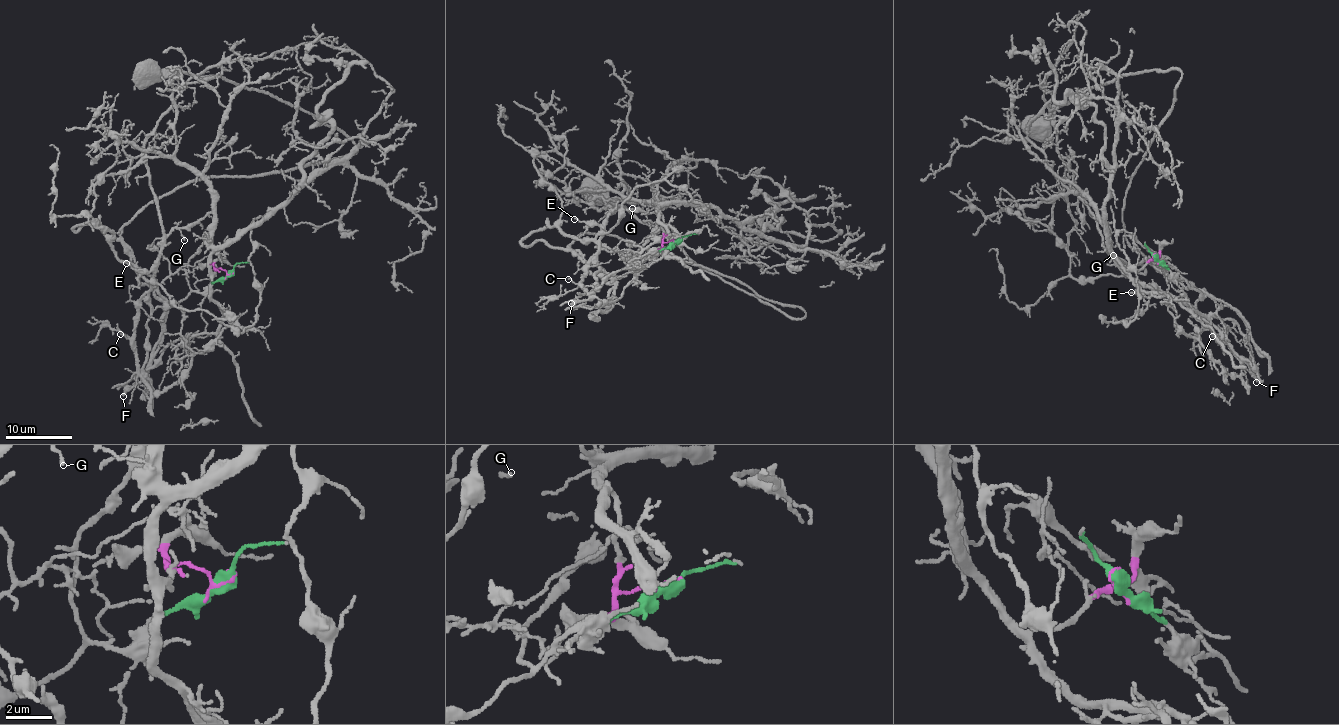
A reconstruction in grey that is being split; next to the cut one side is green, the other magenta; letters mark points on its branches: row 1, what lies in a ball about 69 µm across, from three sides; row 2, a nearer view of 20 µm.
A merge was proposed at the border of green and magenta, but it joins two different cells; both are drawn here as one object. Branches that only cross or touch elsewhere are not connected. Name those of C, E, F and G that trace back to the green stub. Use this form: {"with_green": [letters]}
{"with_green": ["C", "E", "F"]}

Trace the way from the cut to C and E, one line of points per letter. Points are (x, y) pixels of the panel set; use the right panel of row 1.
C: (1155, 258), (1175, 281), (1185, 280), (1200, 293), (1195, 306), (1185, 305), (1218, 335), (1211, 337)
E: (1155, 258), (1175, 280), (1182, 276), (1170, 265), (1163, 267), (1167, 292), (1142, 286), (1140, 293), (1130, 293)

